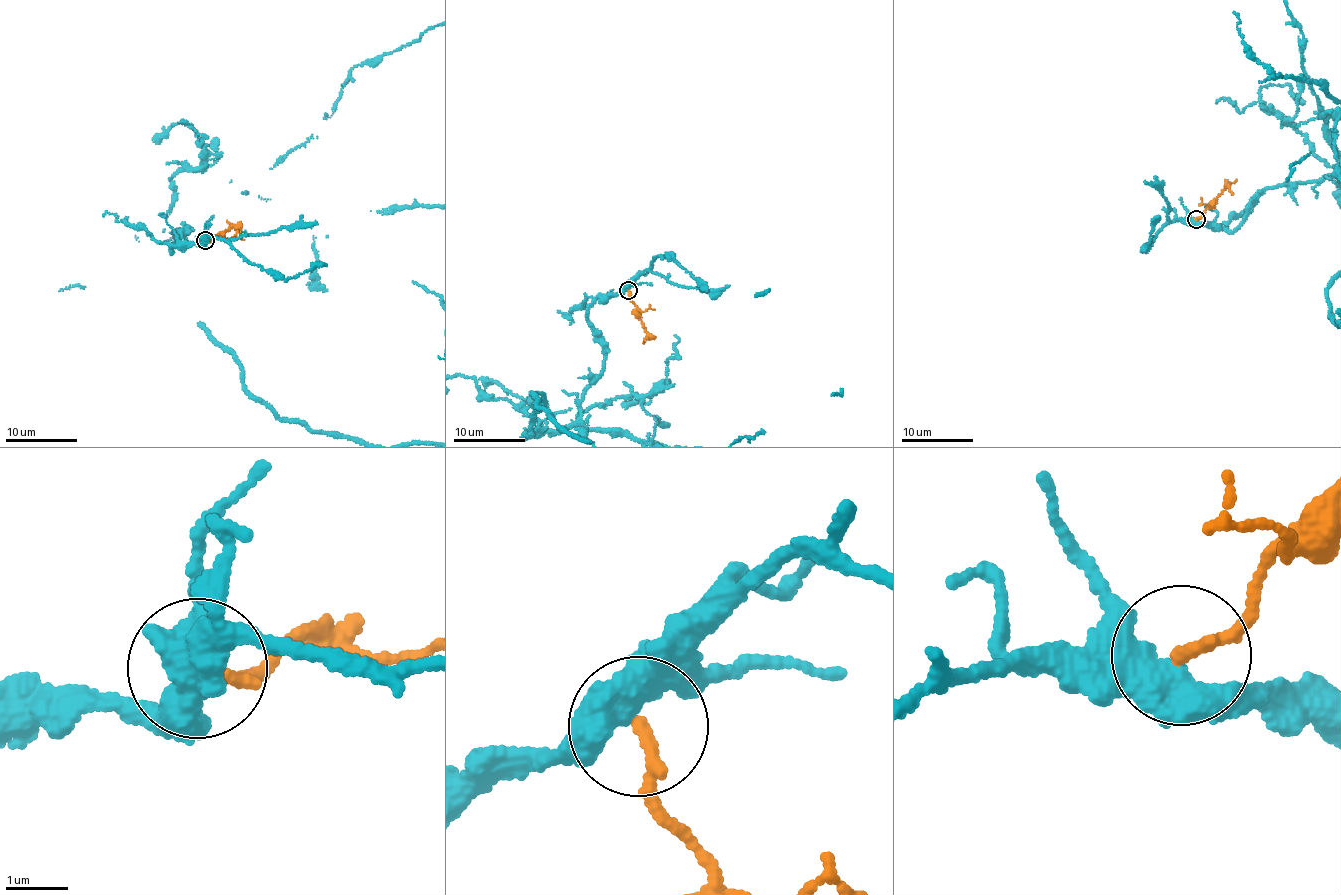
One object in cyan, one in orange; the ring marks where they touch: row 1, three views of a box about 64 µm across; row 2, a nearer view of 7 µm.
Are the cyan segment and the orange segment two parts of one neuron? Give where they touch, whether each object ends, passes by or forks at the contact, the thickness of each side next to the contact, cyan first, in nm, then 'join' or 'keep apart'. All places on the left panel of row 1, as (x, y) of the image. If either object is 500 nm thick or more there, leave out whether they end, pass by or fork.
at (205, 240); cyan forks there; orange ends there; 460 nm thick on the cyan side, 200 nm on the other; keep apart

